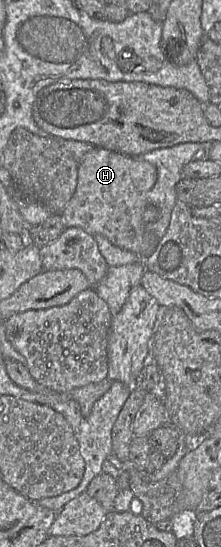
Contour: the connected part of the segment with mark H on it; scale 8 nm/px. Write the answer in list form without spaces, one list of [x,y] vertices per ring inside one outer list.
[[[95,147],[78,165],[76,190],[61,219],[65,227],[79,227],[92,236],[100,234],[113,245],[135,253],[142,261],[156,250],[162,238],[146,229],[143,213],[148,205],[147,194],[157,181],[156,167],[139,157]]]

